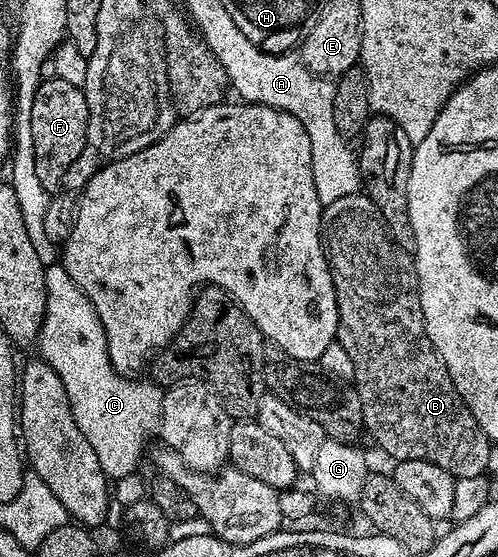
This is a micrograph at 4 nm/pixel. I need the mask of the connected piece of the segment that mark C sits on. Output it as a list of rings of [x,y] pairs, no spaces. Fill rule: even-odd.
[[[63,264],[44,270],[44,321],[40,324],[39,356],[62,379],[77,427],[90,443],[104,476],[114,481],[114,501],[127,507],[145,500],[146,481],[132,473],[140,452],[160,423],[161,386],[115,373],[108,358],[108,341],[92,305],[73,284]]]

